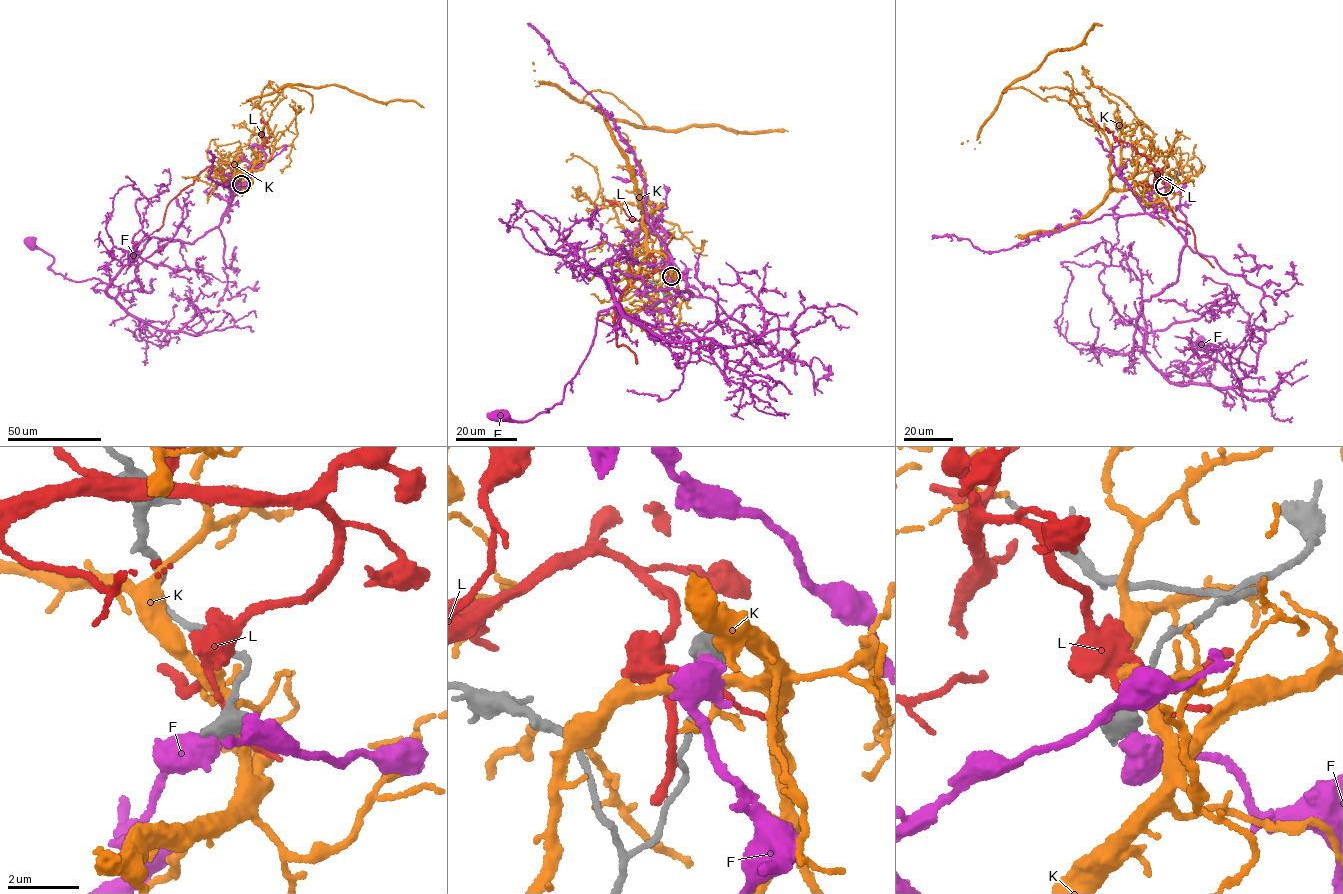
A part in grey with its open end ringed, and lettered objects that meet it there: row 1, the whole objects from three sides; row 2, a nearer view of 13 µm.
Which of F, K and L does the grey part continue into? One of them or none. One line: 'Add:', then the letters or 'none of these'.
Add: none of these

